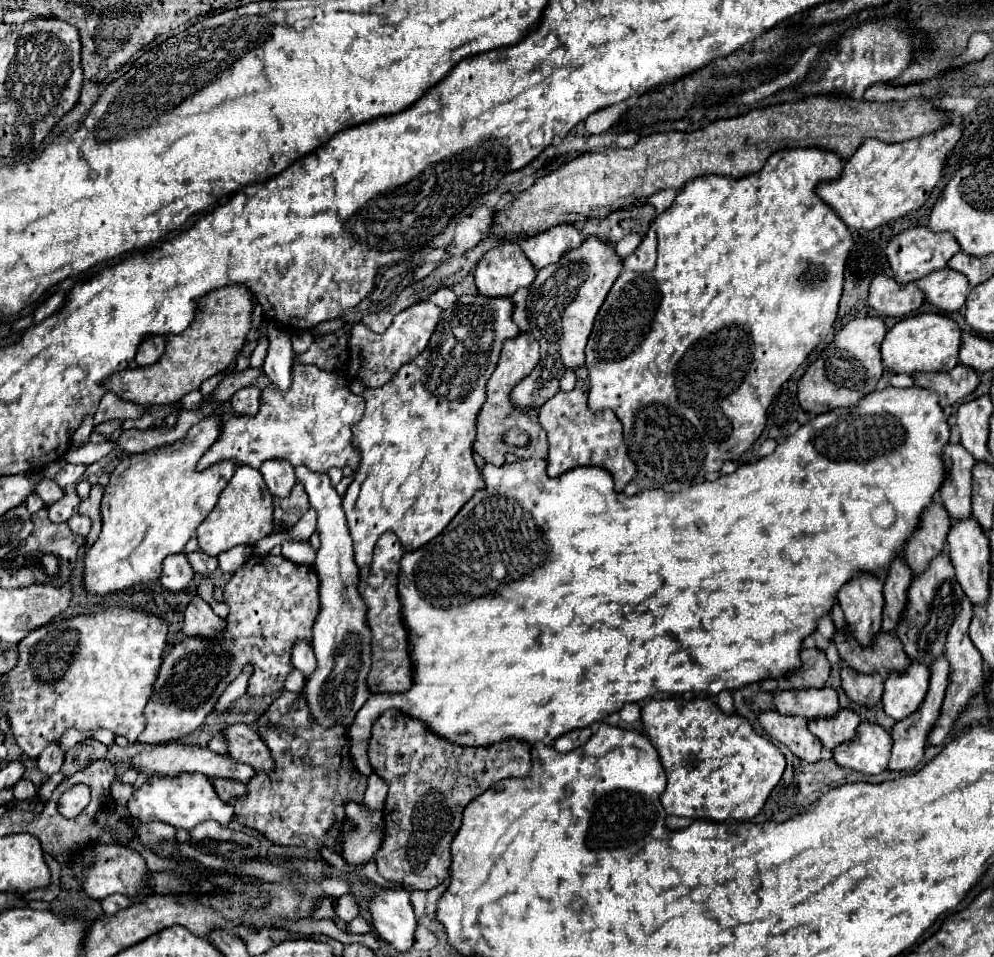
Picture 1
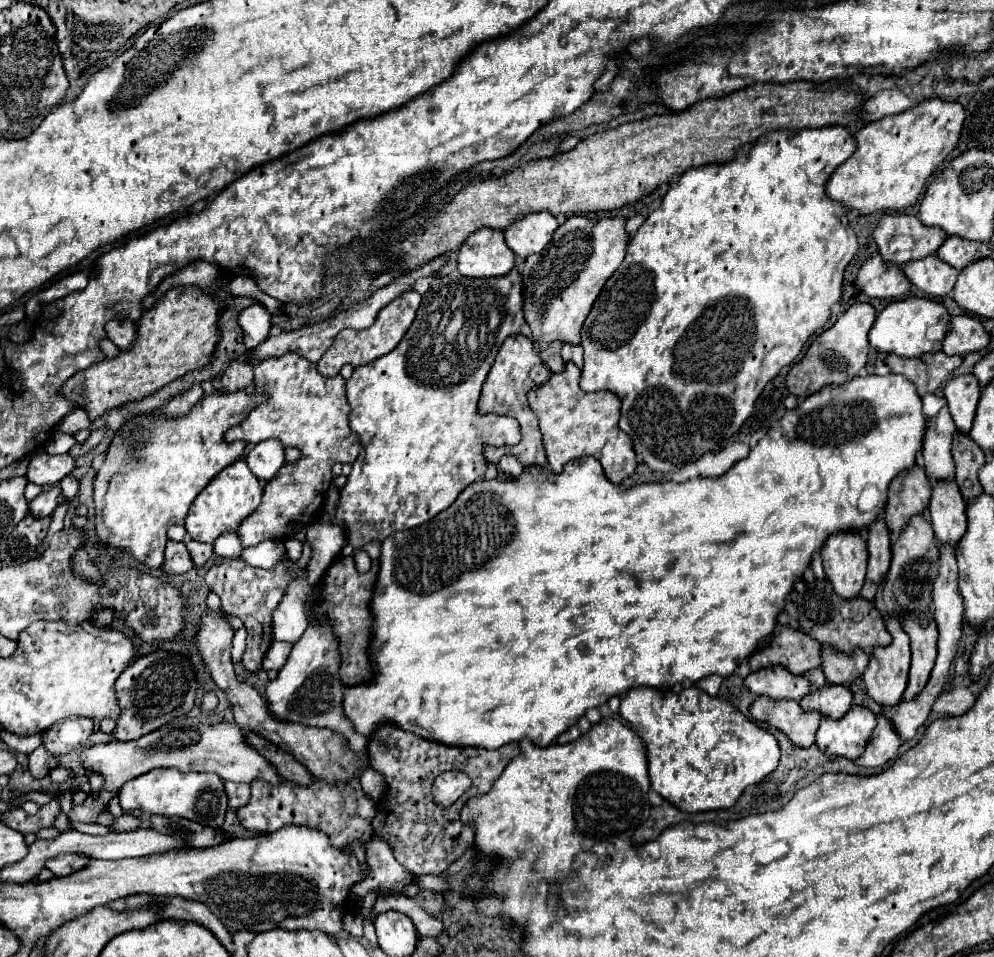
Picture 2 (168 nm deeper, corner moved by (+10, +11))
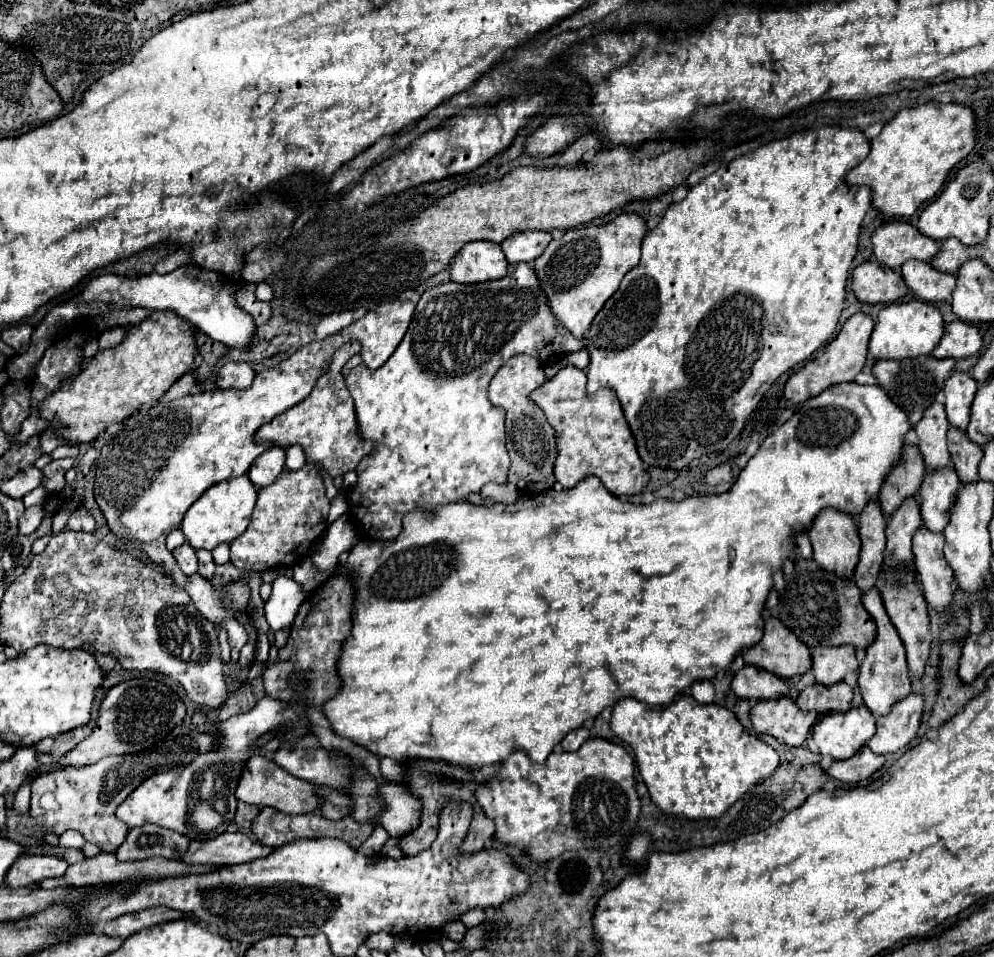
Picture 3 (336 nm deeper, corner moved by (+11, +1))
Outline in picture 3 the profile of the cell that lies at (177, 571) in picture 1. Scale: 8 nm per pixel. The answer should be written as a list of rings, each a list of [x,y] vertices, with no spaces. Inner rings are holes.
[[[181,544],[177,550],[173,550],[173,556],[175,556],[179,568],[183,570],[183,574],[191,576],[197,572],[197,554],[189,544]]]

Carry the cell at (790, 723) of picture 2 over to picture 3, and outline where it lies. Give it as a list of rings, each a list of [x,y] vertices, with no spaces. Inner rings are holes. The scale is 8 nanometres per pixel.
[[[781,696],[771,700],[759,700],[751,708],[751,722],[757,732],[771,734],[789,746],[801,746],[817,722],[815,710],[803,712],[793,698]]]

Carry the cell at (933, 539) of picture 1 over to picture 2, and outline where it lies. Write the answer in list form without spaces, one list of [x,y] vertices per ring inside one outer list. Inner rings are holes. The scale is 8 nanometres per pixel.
[[[914,468],[902,476],[898,476],[890,484],[888,492],[888,508],[886,508],[886,526],[894,536],[902,534],[908,526],[910,518],[916,514],[924,514],[928,510],[932,496],[932,484],[922,468]]]

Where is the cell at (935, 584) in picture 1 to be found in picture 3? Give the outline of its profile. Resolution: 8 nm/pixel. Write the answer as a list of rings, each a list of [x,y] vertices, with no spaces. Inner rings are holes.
[[[915,496],[905,498],[903,504],[891,514],[887,522],[887,548],[885,548],[885,562],[883,568],[893,568],[897,564],[907,564],[913,568],[913,552],[911,552],[911,538],[915,530],[921,526],[919,504]]]

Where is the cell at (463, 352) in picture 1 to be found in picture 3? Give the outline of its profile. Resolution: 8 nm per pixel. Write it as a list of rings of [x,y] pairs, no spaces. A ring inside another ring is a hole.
[[[511,264],[507,276],[499,280],[481,284],[447,282],[435,286],[421,294],[409,330],[389,362],[377,370],[359,364],[345,376],[345,384],[355,400],[359,432],[365,440],[375,442],[373,452],[357,466],[355,472],[359,480],[347,496],[349,506],[359,512],[359,520],[369,536],[393,540],[399,536],[405,512],[417,506],[433,510],[441,504],[465,500],[487,482],[507,482],[505,412],[487,400],[487,386],[505,364],[503,354],[511,354],[511,358],[515,354],[529,354],[547,362],[585,348],[585,340],[575,338],[557,322],[537,280],[537,272],[531,264]]]

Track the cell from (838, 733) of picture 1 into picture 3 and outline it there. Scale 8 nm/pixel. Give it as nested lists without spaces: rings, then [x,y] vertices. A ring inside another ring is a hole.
[[[837,682],[837,686],[821,686],[821,684],[811,684],[807,686],[799,698],[797,706],[801,710],[817,710],[819,714],[827,712],[845,712],[851,706],[853,690],[845,682]]]

